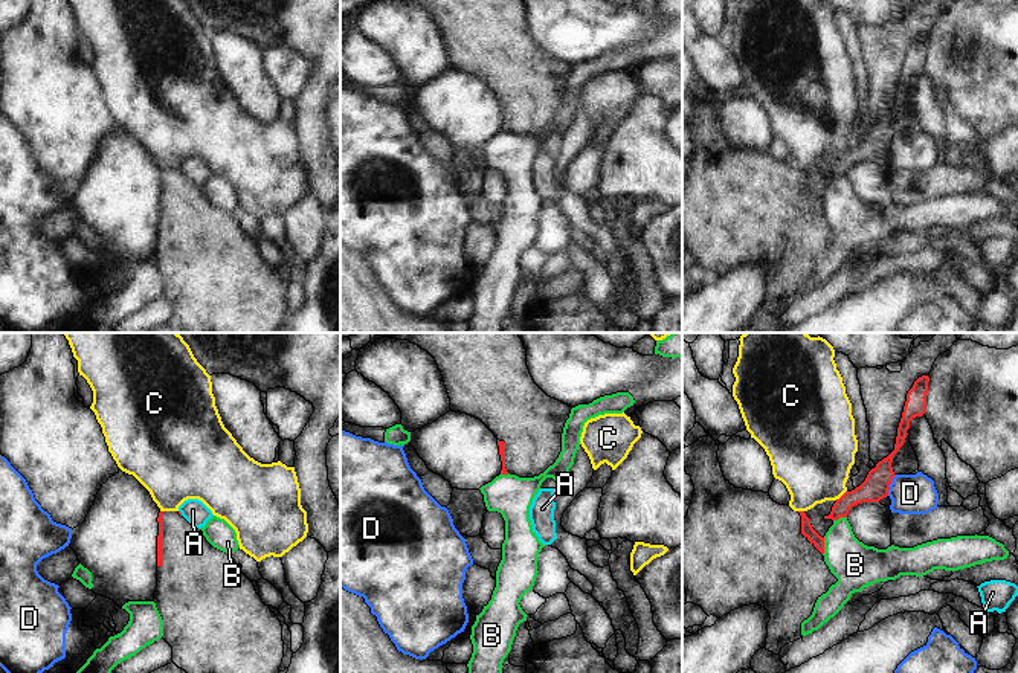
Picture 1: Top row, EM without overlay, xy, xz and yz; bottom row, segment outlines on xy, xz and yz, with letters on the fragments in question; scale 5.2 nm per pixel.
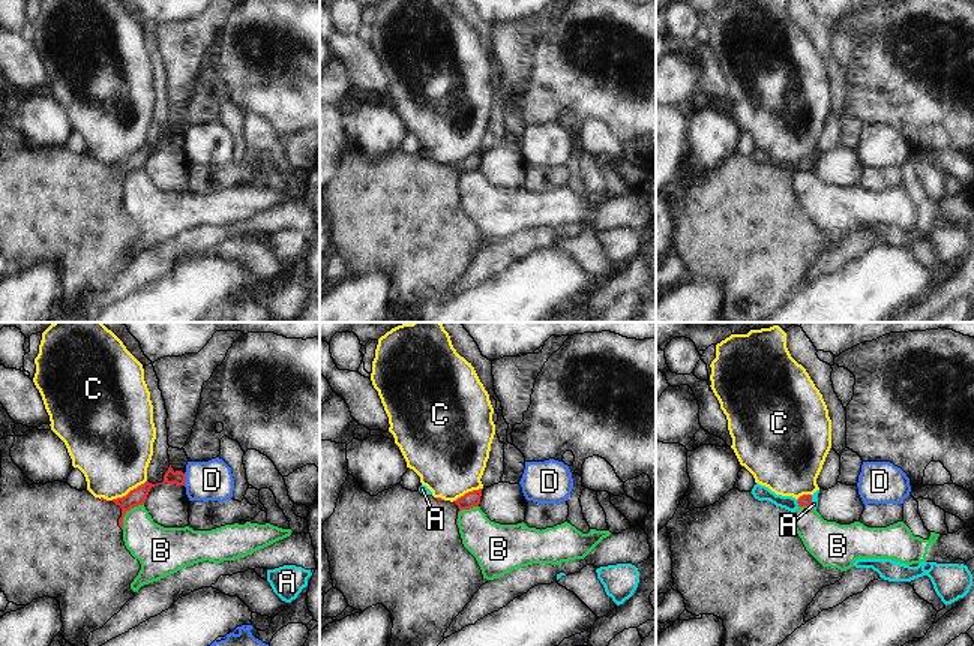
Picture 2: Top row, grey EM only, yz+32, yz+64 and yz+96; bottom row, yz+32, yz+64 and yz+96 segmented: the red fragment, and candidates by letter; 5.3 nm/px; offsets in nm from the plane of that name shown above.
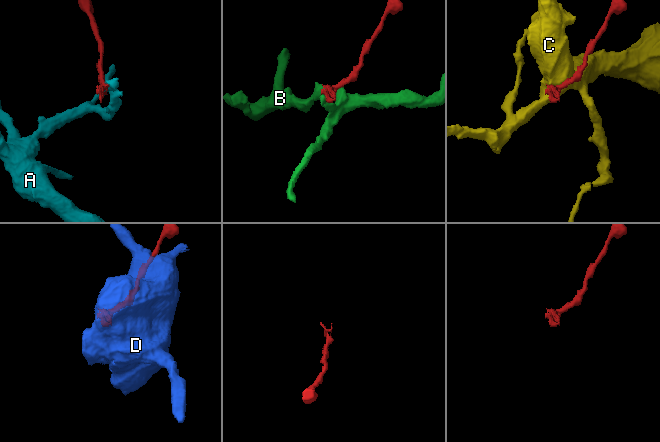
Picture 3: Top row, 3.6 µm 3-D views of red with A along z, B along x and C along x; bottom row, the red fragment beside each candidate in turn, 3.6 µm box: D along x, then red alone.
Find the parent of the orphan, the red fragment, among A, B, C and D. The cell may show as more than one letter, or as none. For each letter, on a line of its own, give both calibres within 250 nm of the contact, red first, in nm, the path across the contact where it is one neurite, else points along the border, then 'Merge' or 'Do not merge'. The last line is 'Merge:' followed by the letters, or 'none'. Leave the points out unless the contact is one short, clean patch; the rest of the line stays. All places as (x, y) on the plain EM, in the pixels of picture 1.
A: Thickness 20 nm (red) against 120 nm. Boundary: xy (179, 168), (182, 173). Do not merge
B: Thickness 70 nm (red) against 240 nm. Boundary: yz (824, 196), (823, 212). Do not merge
C: Thickness 140 nm (red) against 400 nm. Boundary: yz (846, 148), (835, 157). Do not merge
D: Thickness 140 nm (red) against 200 nm. Boundary: yz (895, 133), (887, 153). Do not merge
Merge: none

